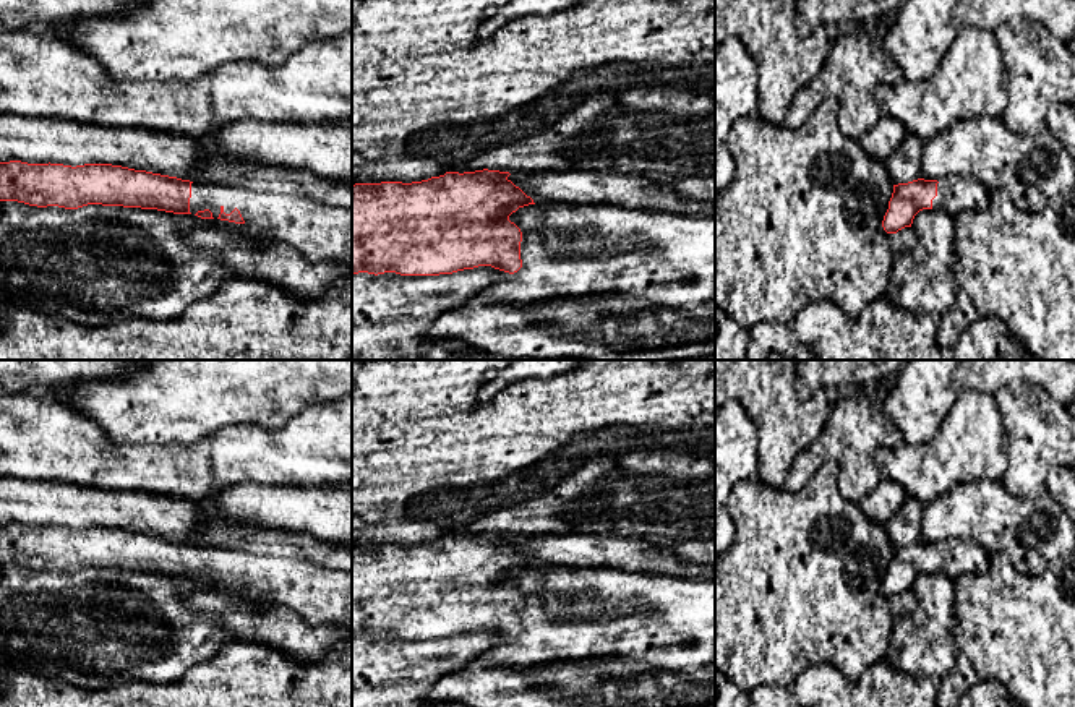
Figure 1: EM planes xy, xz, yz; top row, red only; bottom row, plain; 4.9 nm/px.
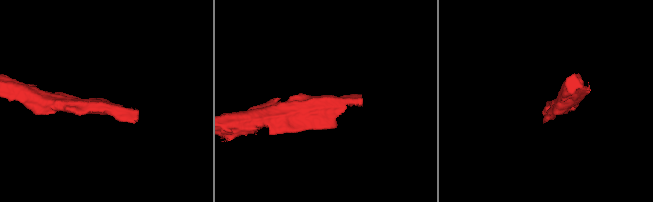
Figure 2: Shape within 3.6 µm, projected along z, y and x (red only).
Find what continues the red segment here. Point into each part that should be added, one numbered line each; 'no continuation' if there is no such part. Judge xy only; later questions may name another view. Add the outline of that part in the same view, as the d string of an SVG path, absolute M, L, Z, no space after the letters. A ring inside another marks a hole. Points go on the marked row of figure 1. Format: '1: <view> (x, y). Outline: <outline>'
1: xy (323, 234). Outline: M191 183L190 212L209 209L217 219L224 211L238 209L245 224L268 232L274 240L284 242L310 263L337 263L352 276L352 209L326 206L302 196L279 193L256 193L237 186L216 183Z

